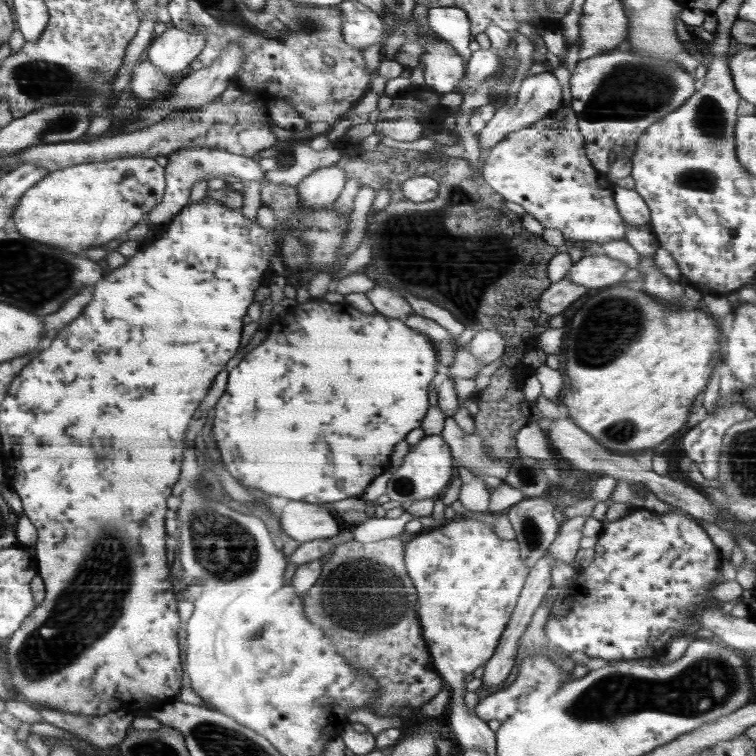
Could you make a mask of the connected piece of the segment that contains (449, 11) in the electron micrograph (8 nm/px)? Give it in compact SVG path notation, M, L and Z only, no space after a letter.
M456 6L429 8L428 22L429 28L452 44L468 62L472 54L468 44L473 37L470 32L470 22L464 10Z

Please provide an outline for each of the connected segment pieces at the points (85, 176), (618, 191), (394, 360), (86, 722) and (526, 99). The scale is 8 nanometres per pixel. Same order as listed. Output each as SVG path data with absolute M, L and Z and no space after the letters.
M120 156L112 160L86 162L76 164L74 168L63 168L50 172L46 180L34 184L30 192L22 195L17 210L14 211L13 222L21 236L27 239L40 240L46 244L60 246L72 252L84 252L86 248L100 246L118 238L122 232L128 233L132 226L142 220L144 214L151 214L154 208L162 202L164 196L164 168L156 164L152 157Z
M615 185L614 202L625 224L632 227L651 226L648 205L636 189L626 189Z
M311 299L306 303L299 303L289 310L288 314L290 316L284 322L274 322L268 330L270 334L266 336L266 340L258 348L254 348L250 354L246 354L244 360L240 360L240 368L236 366L230 372L226 392L222 394L222 398L218 400L214 408L212 432L216 436L216 446L222 454L223 466L242 486L260 488L260 490L266 490L268 494L282 494L290 500L322 504L322 502L336 502L336 500L358 496L390 464L390 454L394 452L394 444L402 442L410 430L420 428L426 412L431 407L428 394L436 378L436 368L434 368L436 358L438 358L436 348L426 334L409 328L405 321L390 318L378 312L375 312L374 316L362 314L346 301L328 303L324 299Z
M37 708L36 710L43 722L68 730L79 741L85 740L101 749L120 744L136 717L135 714L125 712L111 712L108 715L92 717L61 712L52 708Z
M547 70L543 73L528 75L522 80L522 86L518 90L518 98L513 106L504 105L494 113L494 116L488 121L488 124L482 128L478 134L478 144L480 150L482 148L489 148L496 146L498 142L504 140L507 134L516 132L530 124L542 120L548 116L548 112L560 108L562 105L563 92L561 90L560 82L555 77L556 72Z

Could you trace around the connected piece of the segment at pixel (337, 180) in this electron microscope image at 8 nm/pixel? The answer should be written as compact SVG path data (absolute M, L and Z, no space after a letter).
M336 165L321 167L306 176L296 188L300 190L302 205L310 205L308 211L330 205L338 198L346 182L345 169Z

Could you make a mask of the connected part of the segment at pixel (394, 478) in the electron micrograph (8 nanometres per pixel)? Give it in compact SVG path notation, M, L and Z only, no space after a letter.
M426 435L418 444L410 446L408 454L404 456L402 466L396 468L388 479L386 496L396 502L408 502L408 500L422 500L422 498L436 498L440 490L448 486L452 478L452 454L450 446L444 442L441 435Z

